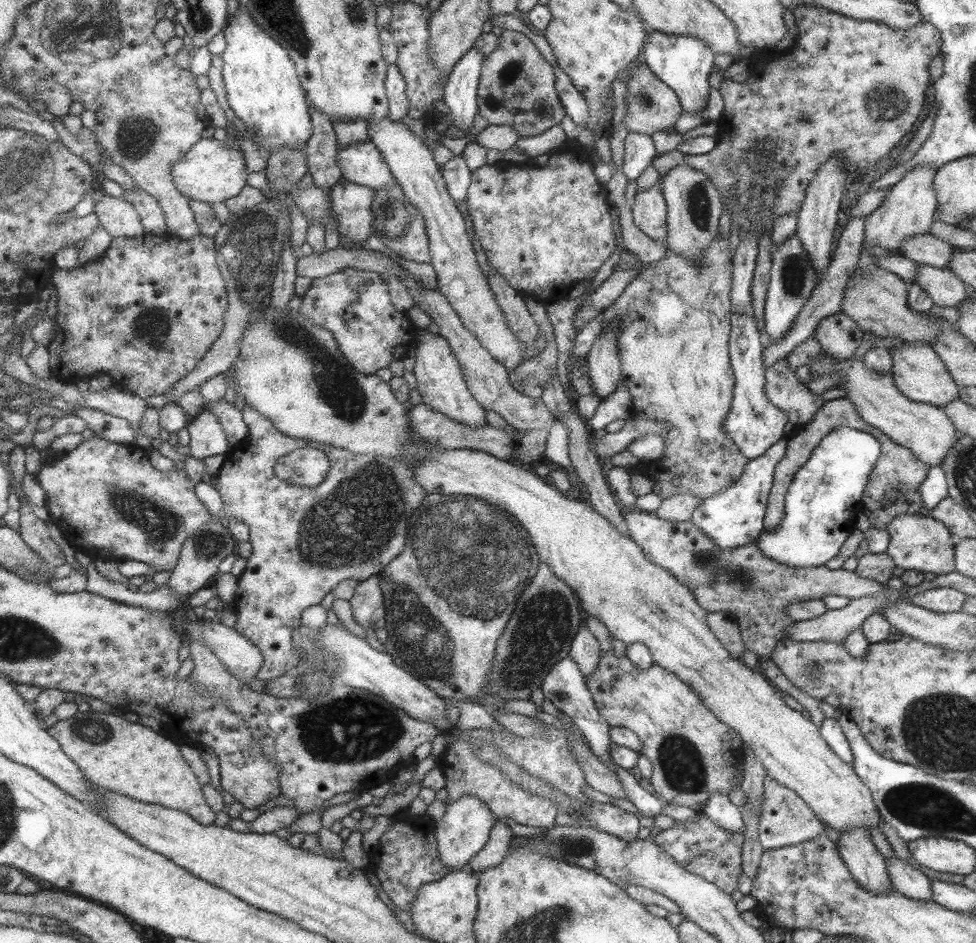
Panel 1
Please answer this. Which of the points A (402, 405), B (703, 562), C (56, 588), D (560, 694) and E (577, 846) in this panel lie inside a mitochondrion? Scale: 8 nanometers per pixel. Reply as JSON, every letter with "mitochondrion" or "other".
{"A":"other","B":"mitochondrion","C":"other","D":"mitochondrion","E":"mitochondrion"}

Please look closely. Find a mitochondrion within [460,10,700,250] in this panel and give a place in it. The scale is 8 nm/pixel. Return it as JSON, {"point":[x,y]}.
{"point":[513,76]}

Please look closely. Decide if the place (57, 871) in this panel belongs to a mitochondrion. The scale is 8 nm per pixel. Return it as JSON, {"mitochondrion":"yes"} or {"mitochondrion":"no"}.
{"mitochondrion":"no"}

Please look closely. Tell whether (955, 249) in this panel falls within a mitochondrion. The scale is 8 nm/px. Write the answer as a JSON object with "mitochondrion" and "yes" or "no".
{"mitochondrion":"no"}

